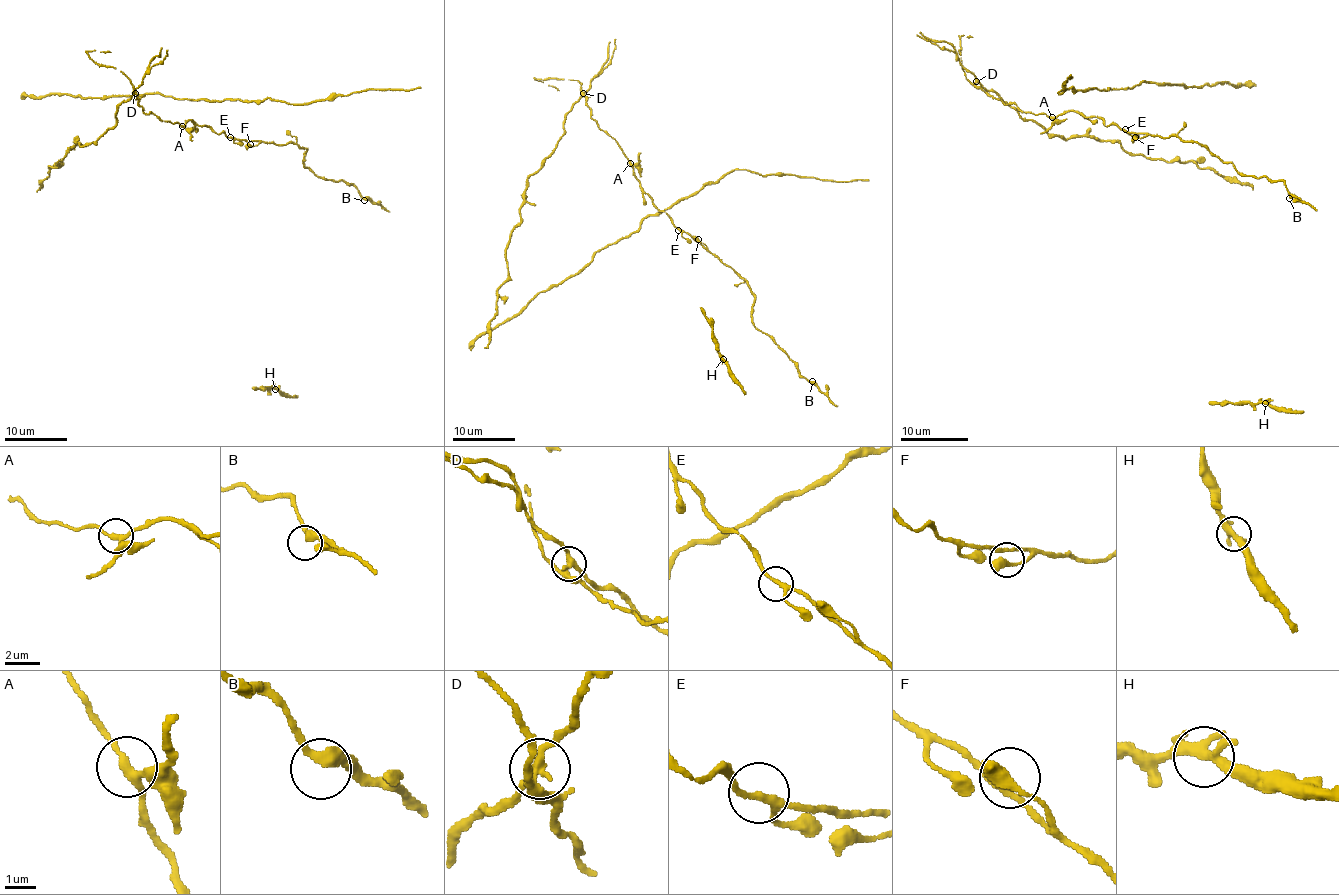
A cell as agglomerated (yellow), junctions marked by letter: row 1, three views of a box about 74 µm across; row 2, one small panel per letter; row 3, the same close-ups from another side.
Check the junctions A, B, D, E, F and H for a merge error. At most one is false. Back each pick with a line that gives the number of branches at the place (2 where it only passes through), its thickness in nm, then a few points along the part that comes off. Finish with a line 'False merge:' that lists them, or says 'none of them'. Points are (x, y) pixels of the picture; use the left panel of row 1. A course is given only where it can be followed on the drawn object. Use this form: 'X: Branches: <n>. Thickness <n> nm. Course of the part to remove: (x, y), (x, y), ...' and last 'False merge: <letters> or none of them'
D: Branches: 4. Thickness 300 nm
False merge: D

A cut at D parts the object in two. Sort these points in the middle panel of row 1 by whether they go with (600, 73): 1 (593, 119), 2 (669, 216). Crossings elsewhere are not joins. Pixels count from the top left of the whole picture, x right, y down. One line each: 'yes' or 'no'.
1: no
2: no

